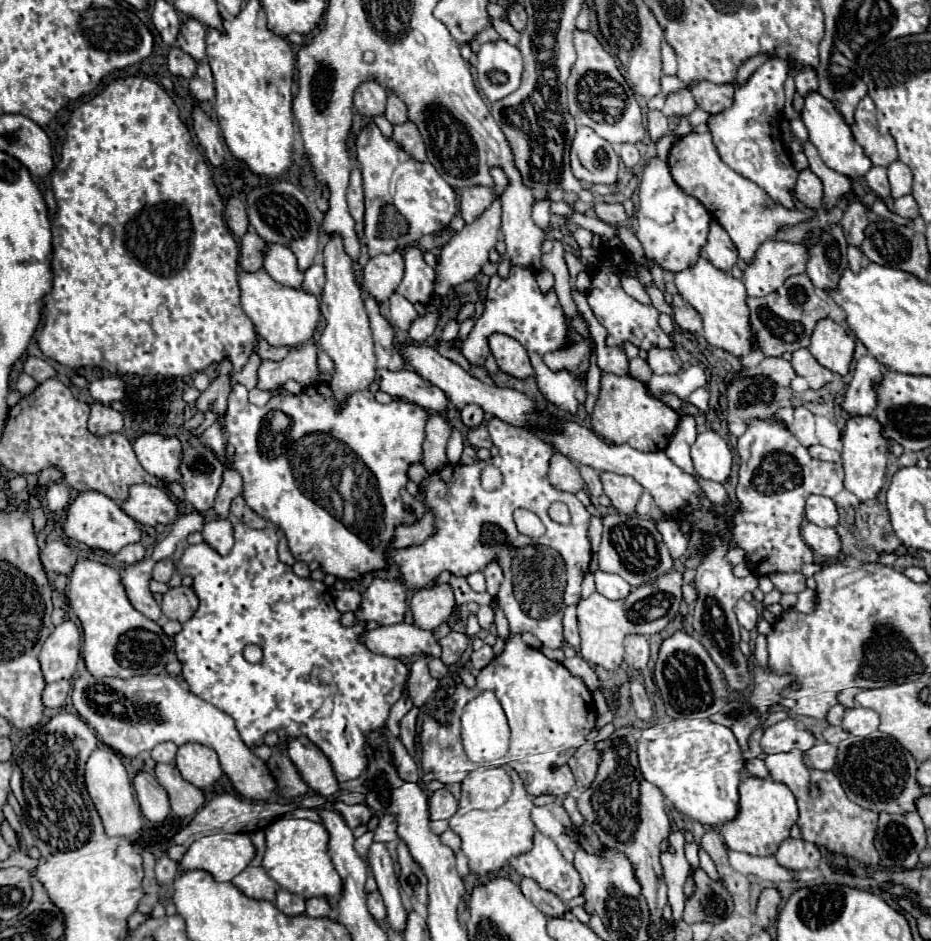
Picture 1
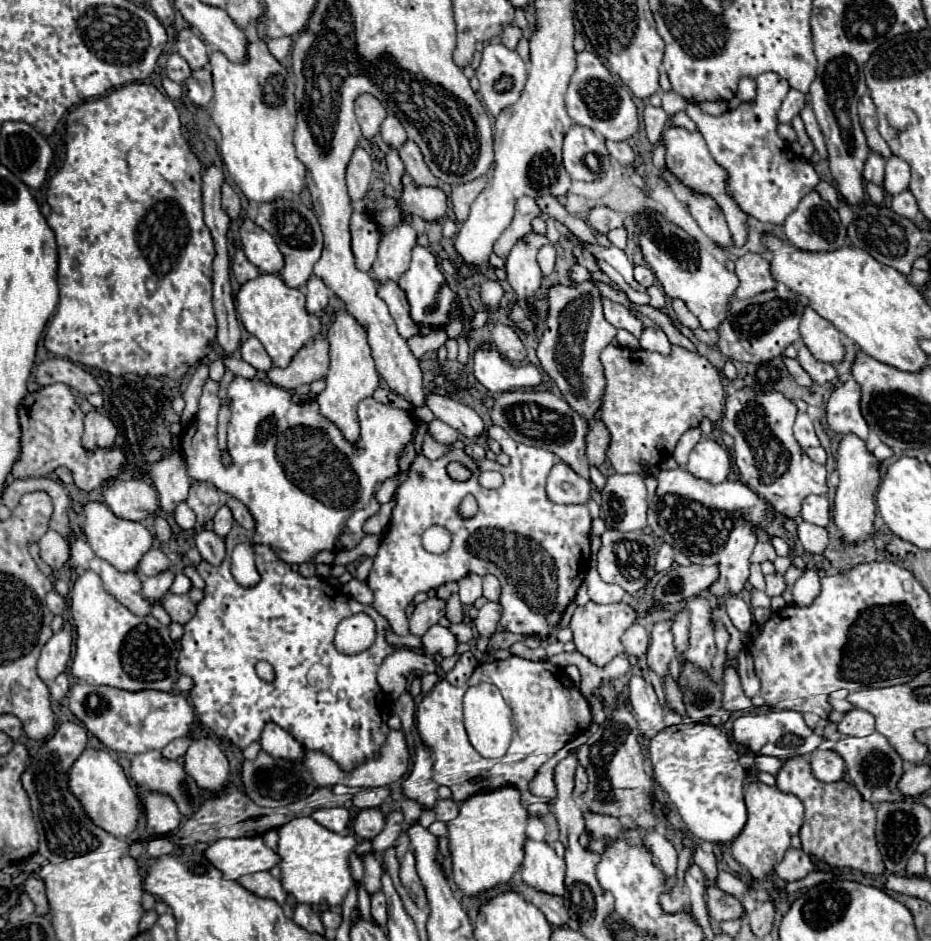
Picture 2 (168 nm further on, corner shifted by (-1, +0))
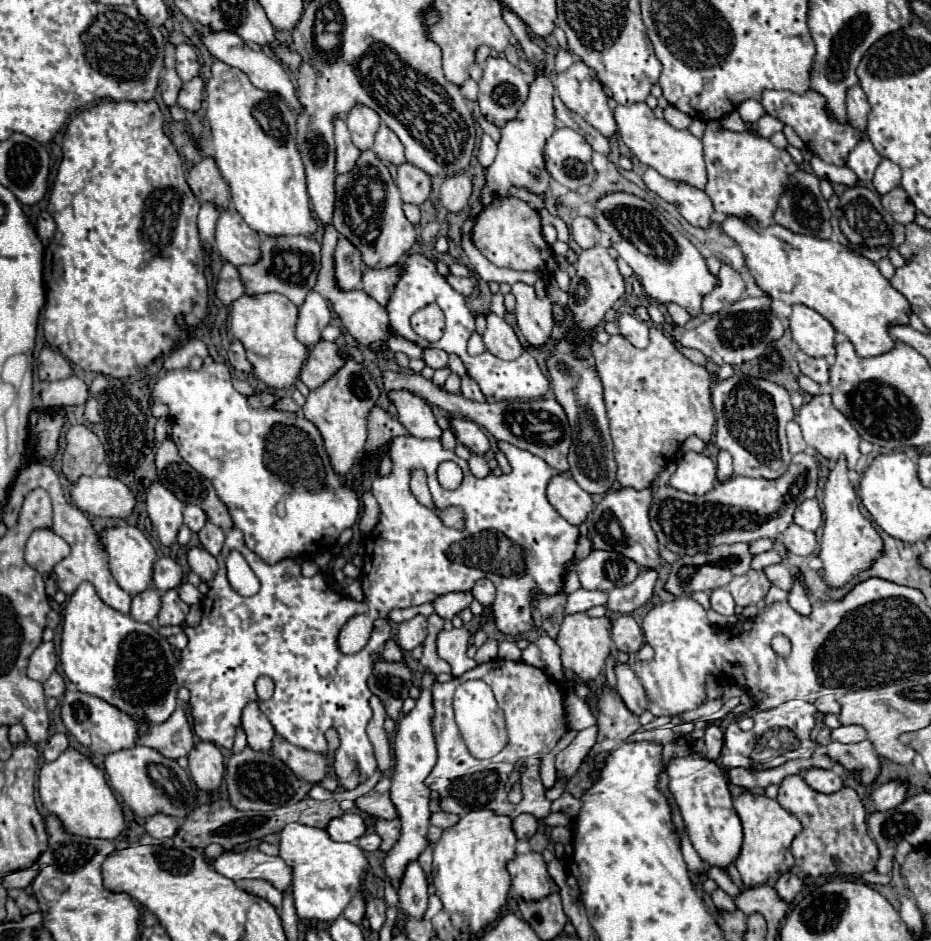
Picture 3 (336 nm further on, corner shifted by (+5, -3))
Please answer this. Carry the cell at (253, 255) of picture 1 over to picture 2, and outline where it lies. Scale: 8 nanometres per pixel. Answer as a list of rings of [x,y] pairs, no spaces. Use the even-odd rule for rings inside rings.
[[[240,248],[236,250],[234,260],[232,260],[232,272],[234,272],[234,278],[236,278],[238,284],[244,284],[248,280],[254,280],[260,274],[260,270],[246,260],[246,256],[244,256],[244,252]]]

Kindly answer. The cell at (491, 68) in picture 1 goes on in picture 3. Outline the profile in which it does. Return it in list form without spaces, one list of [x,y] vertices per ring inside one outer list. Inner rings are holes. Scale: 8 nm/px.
[[[488,57],[482,79],[478,81],[478,105],[482,115],[502,127],[508,119],[514,119],[520,103],[528,95],[528,81],[524,73],[508,63],[506,57]]]

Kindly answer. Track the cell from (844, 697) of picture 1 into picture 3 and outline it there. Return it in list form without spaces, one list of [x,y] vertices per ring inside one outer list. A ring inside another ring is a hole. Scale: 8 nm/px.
[[[832,695],[820,697],[820,699],[814,703],[814,707],[816,707],[820,713],[824,713],[824,715],[828,715],[828,713],[838,715],[838,713],[840,713],[840,705],[838,705],[838,701],[836,701]]]

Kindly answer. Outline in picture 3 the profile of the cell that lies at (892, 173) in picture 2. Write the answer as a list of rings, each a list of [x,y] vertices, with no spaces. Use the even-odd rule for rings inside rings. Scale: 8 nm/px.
[[[882,159],[876,173],[874,173],[874,187],[880,195],[886,195],[888,191],[892,191],[894,187],[900,185],[902,179],[902,171],[896,163],[892,163],[890,159]]]

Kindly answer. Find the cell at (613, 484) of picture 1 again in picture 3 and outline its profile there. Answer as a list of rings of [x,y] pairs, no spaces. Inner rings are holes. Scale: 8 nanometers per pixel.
[[[620,487],[616,491],[608,491],[602,501],[594,507],[594,511],[590,513],[588,519],[588,537],[592,541],[594,549],[614,549],[620,551],[622,555],[628,555],[630,559],[634,559],[640,567],[658,567],[660,565],[660,555],[658,555],[658,541],[656,535],[650,527],[650,519],[648,519],[648,507],[652,501],[652,491],[650,489],[642,489],[636,491],[632,487]],[[614,519],[620,523],[622,527],[622,539],[616,541],[612,539],[612,535],[608,533],[608,521]]]

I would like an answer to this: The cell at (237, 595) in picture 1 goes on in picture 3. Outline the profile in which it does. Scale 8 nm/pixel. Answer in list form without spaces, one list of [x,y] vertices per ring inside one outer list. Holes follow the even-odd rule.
[[[230,529],[226,533],[218,565],[220,571],[208,581],[210,591],[202,601],[202,621],[194,627],[182,625],[188,645],[182,649],[182,657],[174,667],[176,683],[190,691],[188,703],[194,719],[194,733],[202,741],[232,749],[234,731],[242,723],[240,715],[244,707],[258,701],[254,691],[258,675],[270,675],[276,689],[268,701],[270,707],[260,701],[260,709],[270,717],[276,733],[300,749],[328,753],[326,731],[336,727],[340,747],[334,753],[334,769],[338,781],[346,789],[354,789],[378,769],[374,747],[366,733],[366,725],[372,719],[372,709],[368,705],[372,691],[366,681],[392,635],[390,621],[376,619],[368,645],[356,655],[342,655],[336,647],[336,635],[352,615],[368,613],[366,603],[336,593],[324,581],[322,573],[316,573],[310,579],[302,577],[300,565],[292,559],[276,565],[264,563],[256,553],[244,547],[240,529]],[[232,549],[244,555],[262,583],[260,591],[252,597],[240,597],[226,579],[224,561]]]

